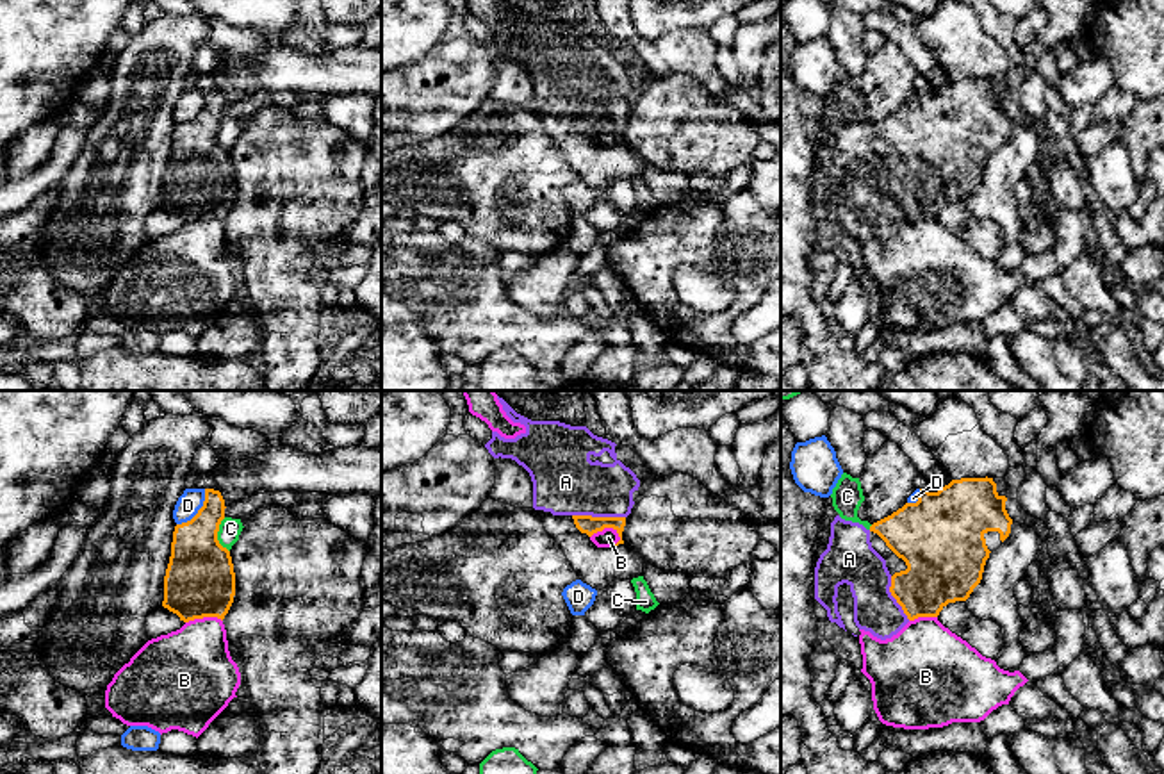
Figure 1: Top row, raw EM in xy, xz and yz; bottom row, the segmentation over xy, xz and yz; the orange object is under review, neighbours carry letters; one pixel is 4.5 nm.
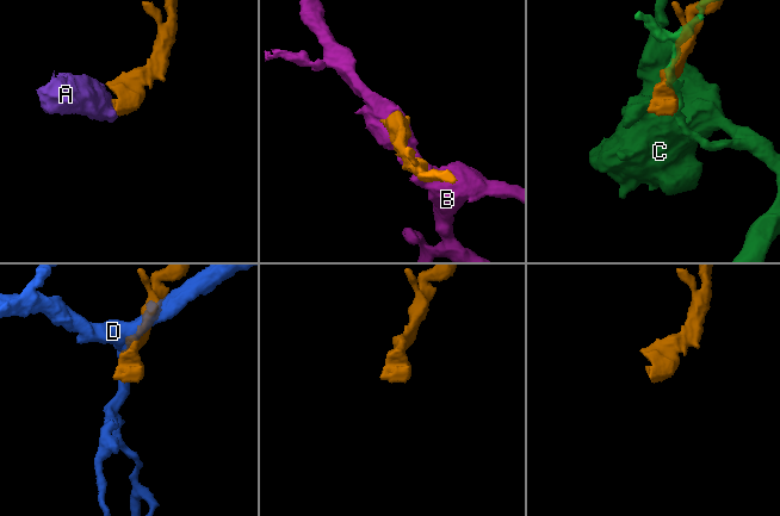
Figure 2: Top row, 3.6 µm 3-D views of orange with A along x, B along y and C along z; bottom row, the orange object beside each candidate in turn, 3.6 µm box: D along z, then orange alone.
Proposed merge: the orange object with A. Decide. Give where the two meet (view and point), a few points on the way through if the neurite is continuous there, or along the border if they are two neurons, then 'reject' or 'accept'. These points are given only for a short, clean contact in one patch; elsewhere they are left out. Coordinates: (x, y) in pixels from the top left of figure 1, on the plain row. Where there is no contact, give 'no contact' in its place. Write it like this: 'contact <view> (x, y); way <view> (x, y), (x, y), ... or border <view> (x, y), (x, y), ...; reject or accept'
contact xz (599, 118); accept

